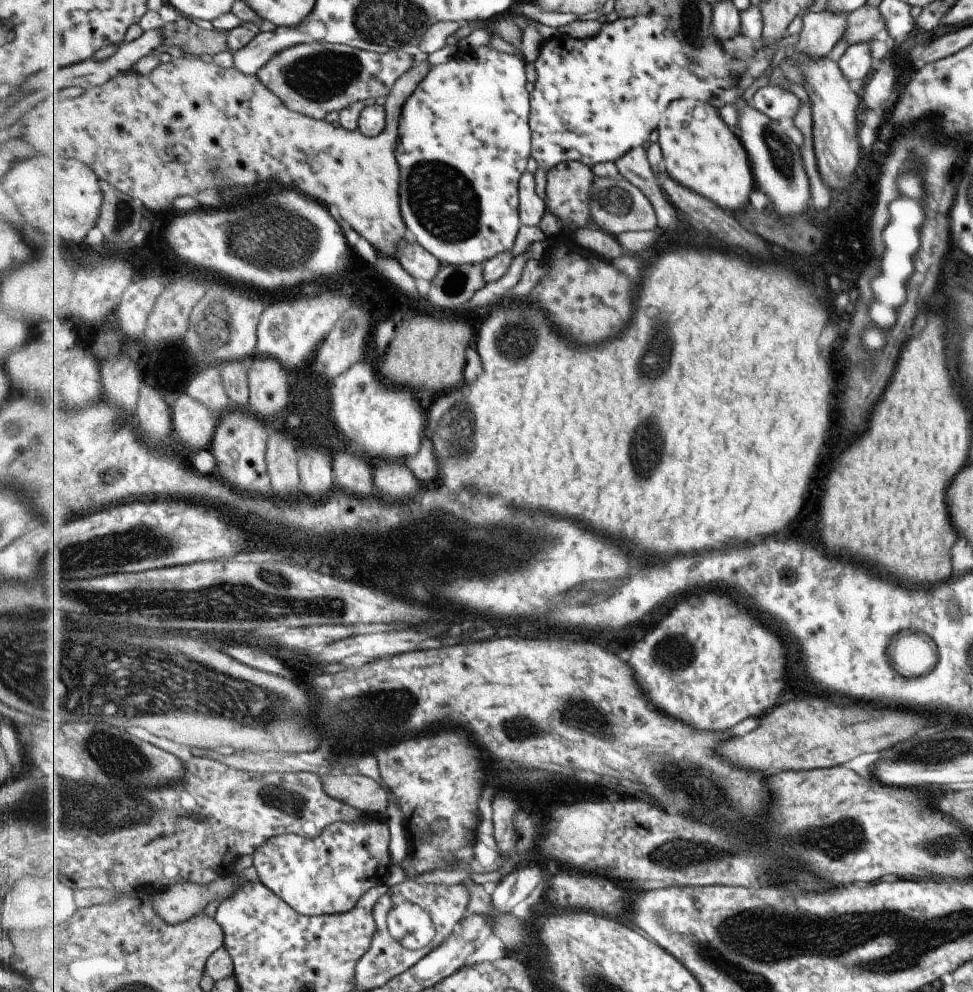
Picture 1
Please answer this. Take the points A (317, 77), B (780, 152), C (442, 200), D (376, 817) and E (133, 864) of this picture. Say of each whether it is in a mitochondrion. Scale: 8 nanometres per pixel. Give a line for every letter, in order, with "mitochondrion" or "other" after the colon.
A: mitochondrion
B: mitochondrion
C: mitochondrion
D: other
E: other

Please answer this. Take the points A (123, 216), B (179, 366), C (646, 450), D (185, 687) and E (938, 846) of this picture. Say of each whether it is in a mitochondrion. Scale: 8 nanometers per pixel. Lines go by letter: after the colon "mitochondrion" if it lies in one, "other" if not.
A: mitochondrion
B: other
C: mitochondrion
D: mitochondrion
E: mitochondrion

